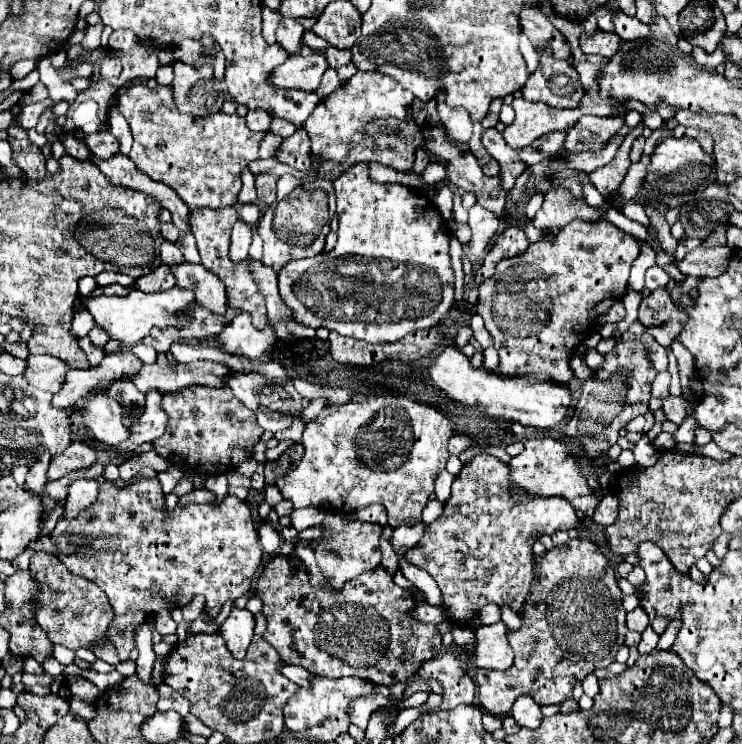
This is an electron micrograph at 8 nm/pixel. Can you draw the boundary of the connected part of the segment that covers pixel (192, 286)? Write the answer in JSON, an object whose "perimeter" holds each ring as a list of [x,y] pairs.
{"perimeter":[[[181,262],[171,266],[171,272],[177,280],[177,288],[193,290],[195,298],[211,312],[225,312],[227,296],[223,282],[217,276],[211,276],[211,272],[207,272],[201,264]]]}

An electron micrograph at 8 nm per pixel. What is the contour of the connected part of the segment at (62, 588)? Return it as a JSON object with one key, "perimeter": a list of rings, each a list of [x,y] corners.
{"perimeter":[[[37,552],[31,558],[29,568],[37,576],[37,580],[41,582],[41,588],[43,588],[43,592],[39,594],[41,606],[37,610],[37,622],[41,628],[47,630],[49,640],[53,644],[61,644],[69,650],[87,648],[99,660],[105,660],[113,666],[119,664],[119,654],[115,650],[115,644],[105,640],[109,626],[115,618],[115,612],[109,606],[107,594],[97,584],[93,584],[85,578],[77,580],[77,574],[69,572],[65,568],[65,564],[61,564],[53,554]]]}

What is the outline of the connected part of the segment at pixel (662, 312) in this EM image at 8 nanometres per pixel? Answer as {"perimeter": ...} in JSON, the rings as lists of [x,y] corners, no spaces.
{"perimeter":[[[657,288],[647,298],[641,300],[639,322],[643,326],[647,326],[647,328],[657,328],[663,322],[669,322],[675,316],[679,316],[679,312],[680,323],[684,324],[688,318],[687,312],[683,312],[676,306],[673,306],[673,300],[671,300],[667,288]]]}

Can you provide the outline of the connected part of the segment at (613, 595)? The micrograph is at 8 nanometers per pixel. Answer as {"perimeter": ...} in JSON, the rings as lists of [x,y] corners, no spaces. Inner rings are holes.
{"perimeter":[[[587,538],[569,540],[541,556],[539,574],[533,580],[523,612],[521,630],[507,632],[515,652],[513,666],[503,672],[477,668],[475,674],[481,708],[487,708],[497,718],[505,718],[519,696],[531,696],[539,706],[565,702],[577,682],[615,660],[627,634],[615,572],[601,550]]]}

